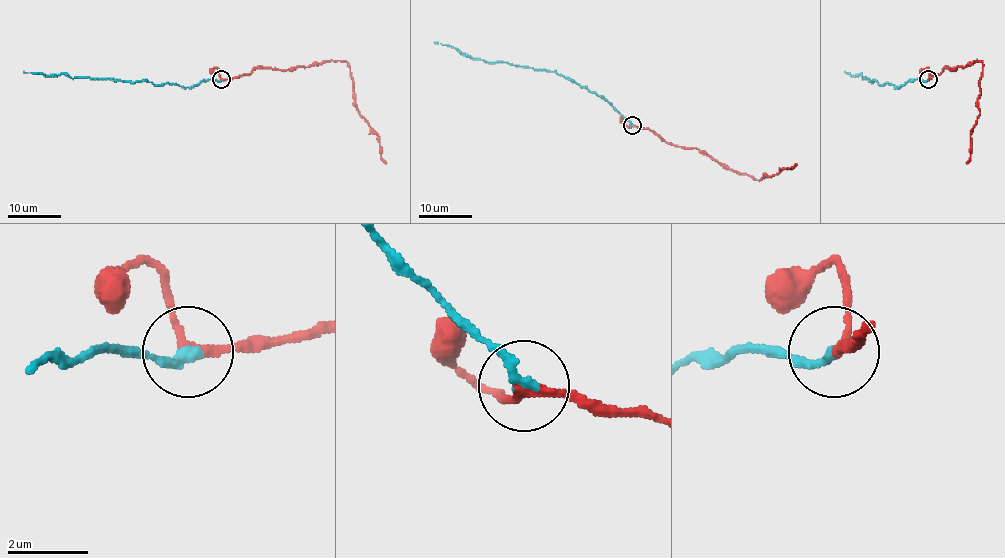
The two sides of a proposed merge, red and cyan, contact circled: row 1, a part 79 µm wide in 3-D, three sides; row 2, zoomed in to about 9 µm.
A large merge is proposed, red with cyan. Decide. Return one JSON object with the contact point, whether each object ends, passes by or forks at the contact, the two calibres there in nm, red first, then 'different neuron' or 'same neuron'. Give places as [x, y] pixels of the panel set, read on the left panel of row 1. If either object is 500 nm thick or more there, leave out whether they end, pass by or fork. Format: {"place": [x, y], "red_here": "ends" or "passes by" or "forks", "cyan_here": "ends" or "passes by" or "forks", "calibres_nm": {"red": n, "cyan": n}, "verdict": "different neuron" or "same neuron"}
{"place": [221, 79], "red_here": "passes by", "cyan_here": "ends", "calibres_nm": {"red": 200, "cyan": 280}, "verdict": "same neuron"}

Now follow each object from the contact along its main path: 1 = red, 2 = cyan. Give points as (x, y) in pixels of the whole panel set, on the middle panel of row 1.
1: (632, 125), (653, 130), (667, 142), (704, 150), (730, 169), (760, 180), (766, 174), (768, 177), (797, 164)
2: (632, 125), (598, 95), (554, 71), (486, 62), (434, 42)

